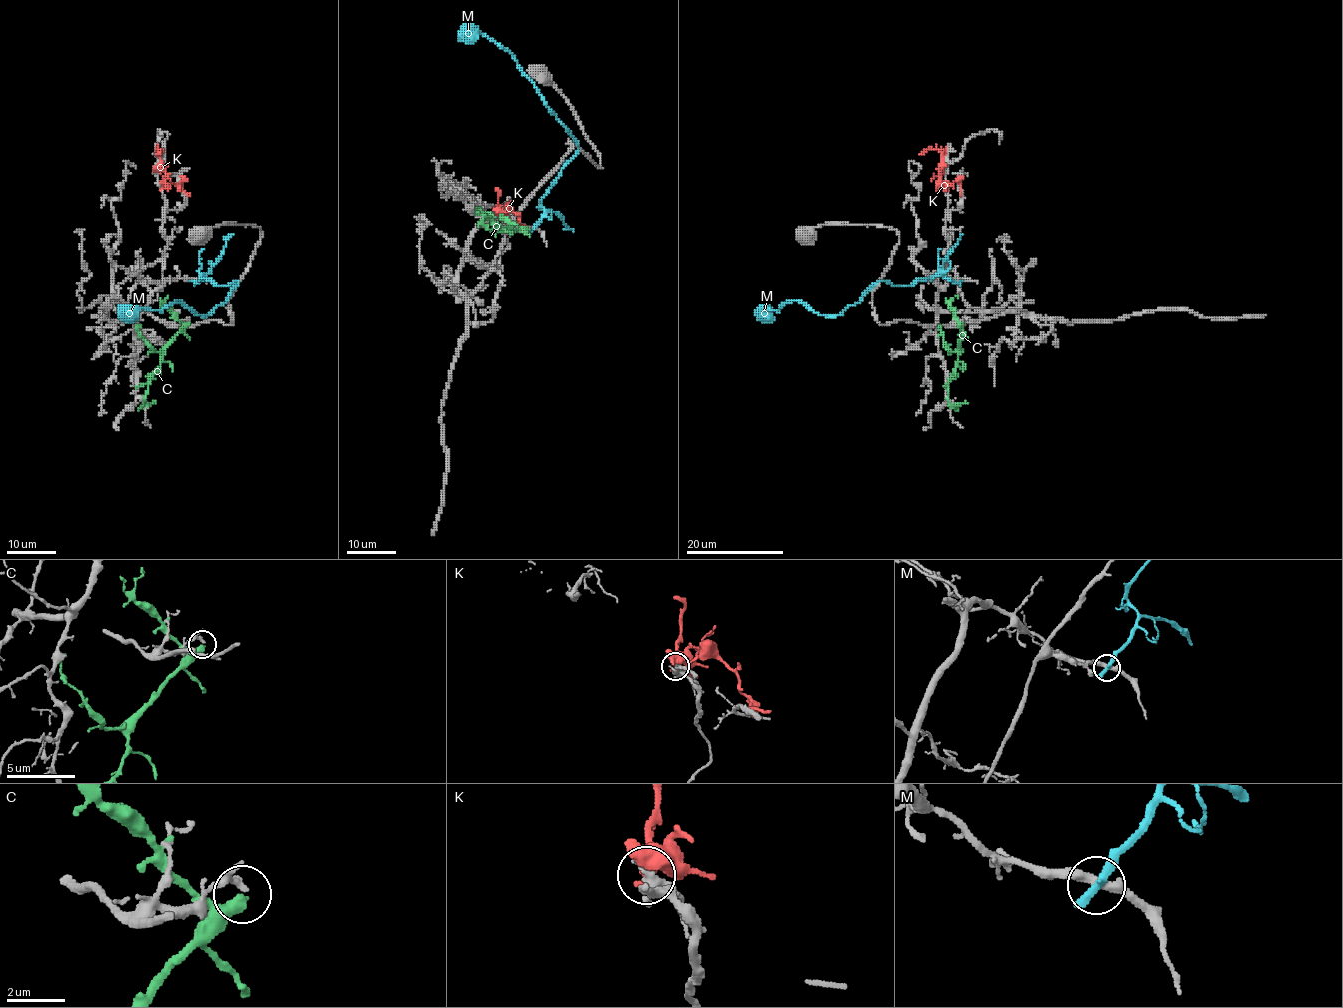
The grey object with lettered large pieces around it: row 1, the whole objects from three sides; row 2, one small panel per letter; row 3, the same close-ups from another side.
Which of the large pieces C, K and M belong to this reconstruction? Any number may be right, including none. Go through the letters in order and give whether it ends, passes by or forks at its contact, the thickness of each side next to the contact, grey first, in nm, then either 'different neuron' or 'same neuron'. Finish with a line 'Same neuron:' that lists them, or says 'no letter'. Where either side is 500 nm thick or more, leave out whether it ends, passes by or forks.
C: it ends | 190/440 nm | different neuron
K: it passes by | 320/200 nm | different neuron
M: it ends | 360/400 nm | different neuron
Same neuron: no letter

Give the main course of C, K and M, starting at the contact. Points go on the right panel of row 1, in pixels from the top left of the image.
C: (961, 322), (956, 368), (948, 380), (947, 397), (948, 404), (953, 406), (967, 402)
K: (945, 152), (941, 152), (942, 162), (937, 166), (940, 184), (958, 182), (961, 196)
M: (959, 281), (935, 275), (903, 286), (875, 283), (839, 316), (791, 301), (765, 308), (765, 318)

